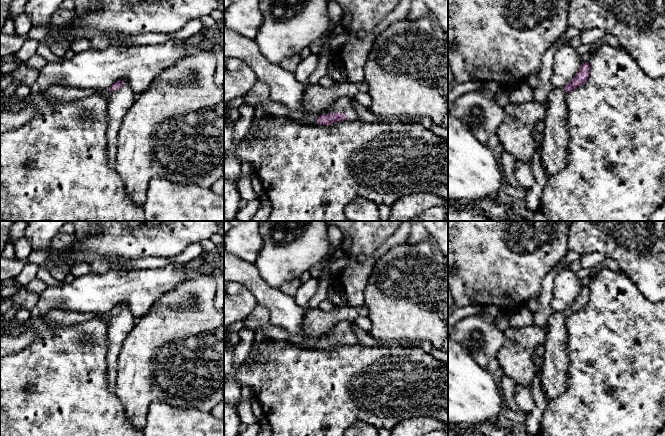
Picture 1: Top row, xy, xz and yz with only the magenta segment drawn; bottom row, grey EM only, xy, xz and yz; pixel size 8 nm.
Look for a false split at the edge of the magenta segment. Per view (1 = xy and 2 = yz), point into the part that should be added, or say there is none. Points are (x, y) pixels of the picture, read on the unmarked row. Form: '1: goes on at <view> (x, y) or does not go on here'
1: goes on at xy (120, 325)
2: goes on at yz (555, 363)

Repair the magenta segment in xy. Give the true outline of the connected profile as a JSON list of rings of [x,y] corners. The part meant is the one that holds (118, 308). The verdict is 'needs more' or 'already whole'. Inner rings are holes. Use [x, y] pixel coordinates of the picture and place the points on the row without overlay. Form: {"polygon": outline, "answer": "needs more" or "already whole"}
{"polygon": [[[119,304],[109,312],[99,316],[105,319],[108,324],[109,348],[106,356],[106,364],[109,391],[112,394],[115,394],[116,389],[118,356],[125,339],[138,321],[129,309],[123,310],[122,308],[123,304]]], "answer": "needs more"}

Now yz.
{"polygon": [[[582,286],[575,300],[562,312],[554,311],[548,319],[548,336],[542,364],[541,385],[546,402],[561,395],[567,382],[568,352],[566,348],[567,316],[582,310],[588,303],[590,290]]], "answer": "needs more"}

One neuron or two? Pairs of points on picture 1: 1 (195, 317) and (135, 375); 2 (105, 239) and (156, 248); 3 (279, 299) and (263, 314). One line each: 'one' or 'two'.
1: one
2: one
3: two

